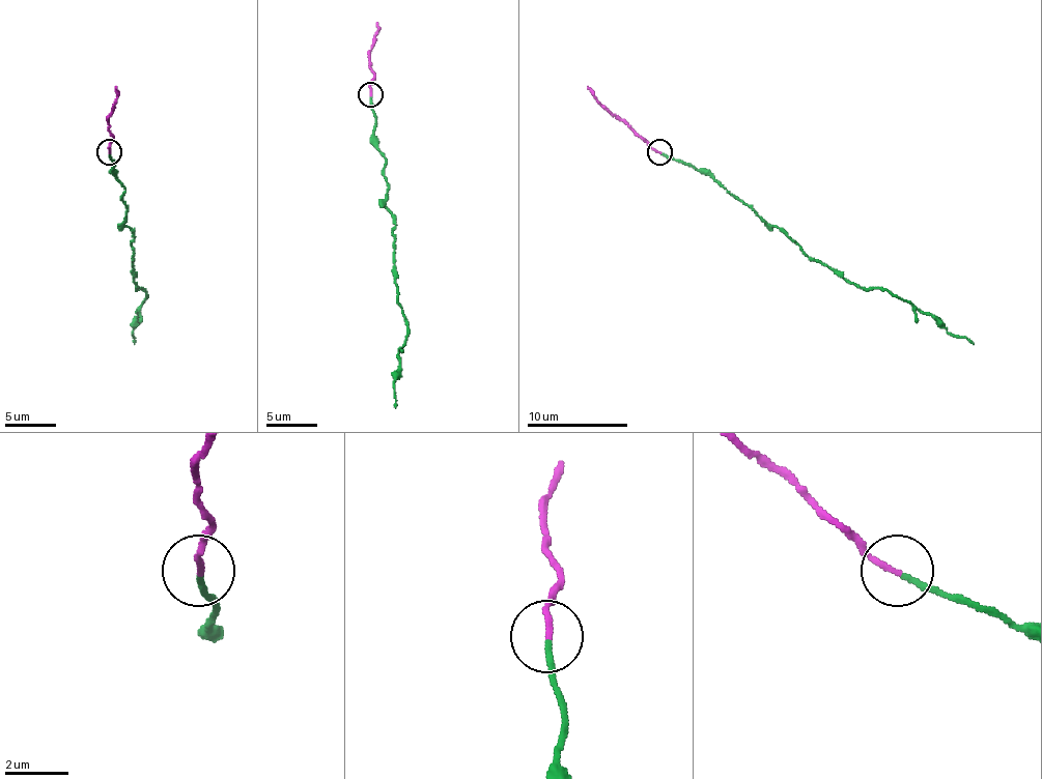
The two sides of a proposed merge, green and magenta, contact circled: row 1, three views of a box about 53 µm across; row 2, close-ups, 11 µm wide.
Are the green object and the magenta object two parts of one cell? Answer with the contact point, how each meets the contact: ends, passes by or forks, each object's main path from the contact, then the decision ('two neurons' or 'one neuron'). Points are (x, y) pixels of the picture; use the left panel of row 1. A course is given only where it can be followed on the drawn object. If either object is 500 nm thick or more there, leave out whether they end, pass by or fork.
at (109, 152); green ends there; magenta ends there; green runs (108, 153), (113, 176), (123, 186), (123, 225), (134, 234), (134, 280), (136, 288), (146, 293), (134, 343); magenta runs (108, 151), (113, 139), (108, 118), (116, 85); two neurons

